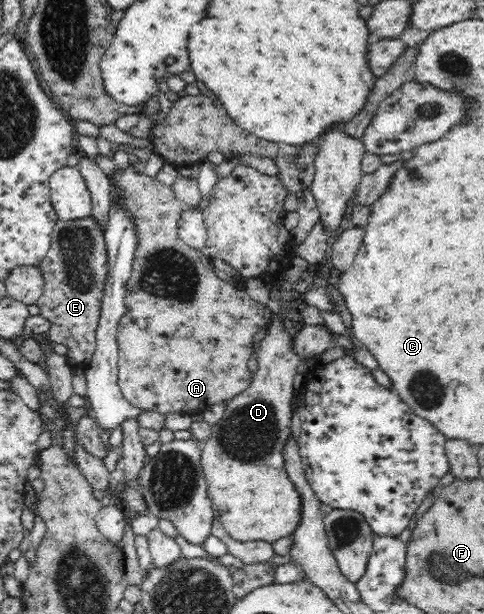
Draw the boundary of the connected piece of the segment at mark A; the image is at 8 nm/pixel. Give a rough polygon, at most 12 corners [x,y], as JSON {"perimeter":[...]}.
{"perimeter":[[115,174],[139,246],[117,331],[135,408],[246,390],[261,305],[178,235],[171,185]]}

